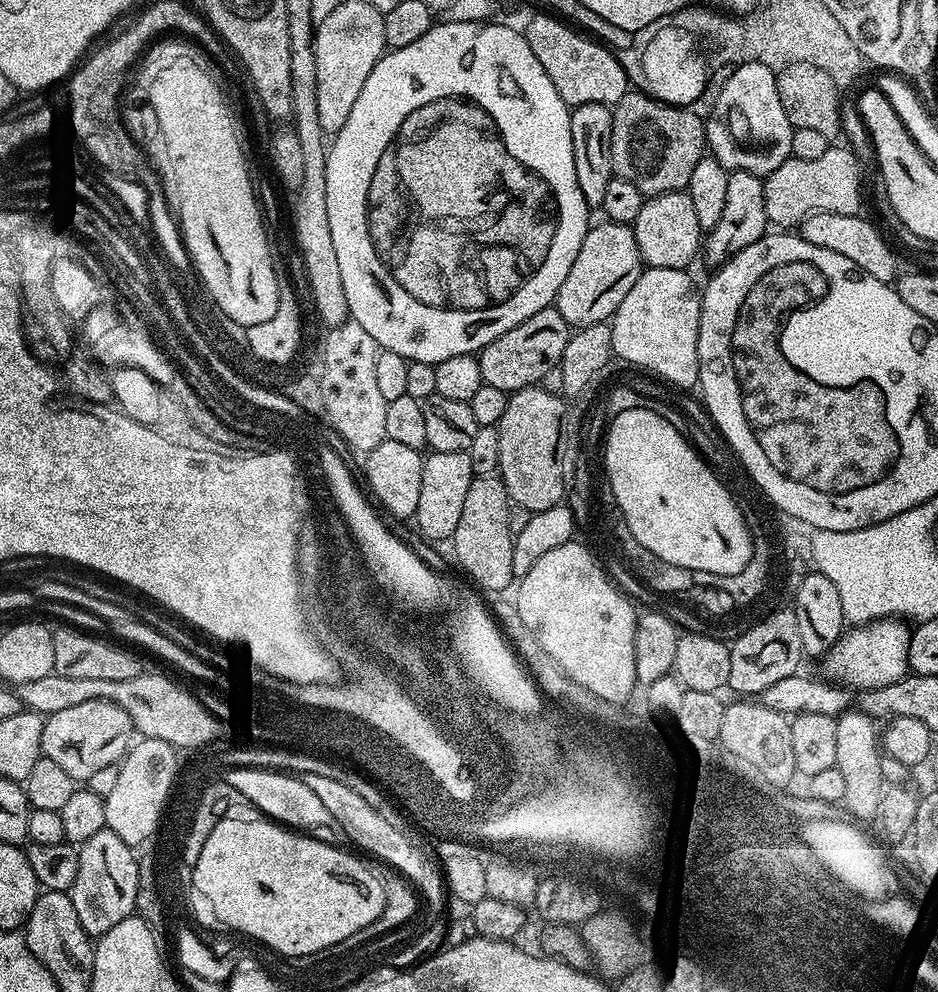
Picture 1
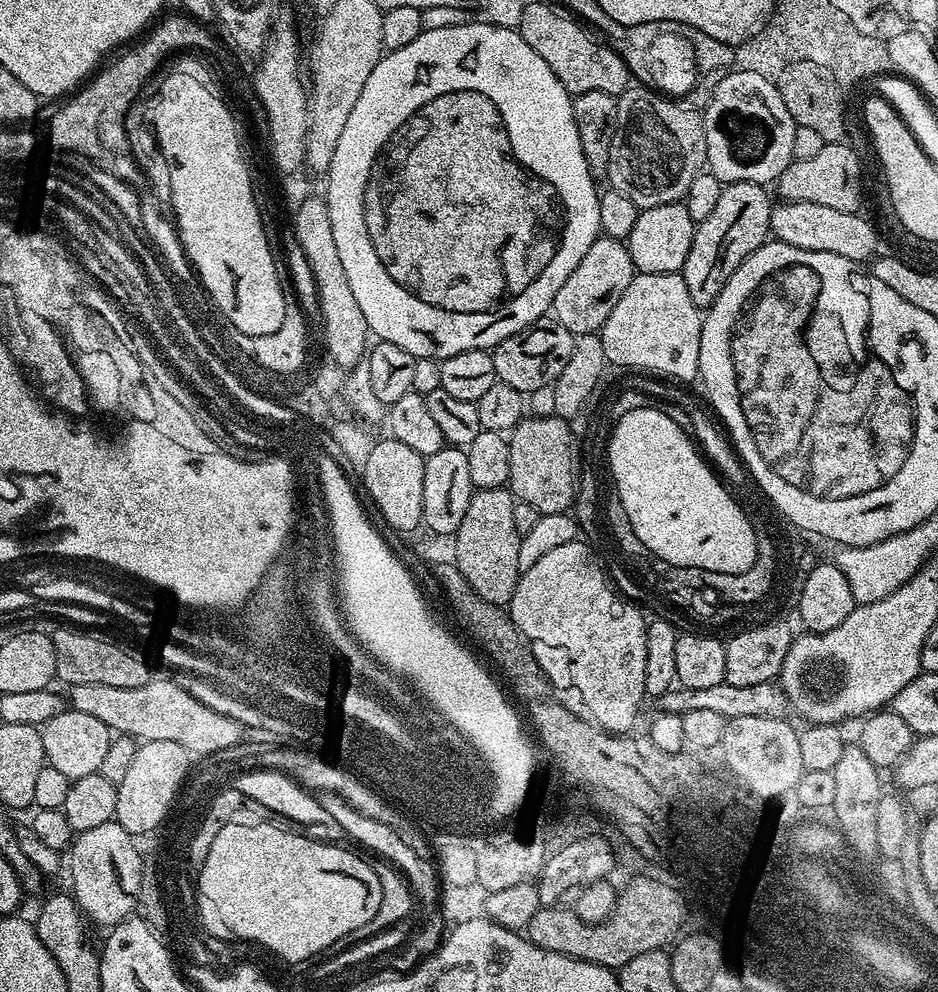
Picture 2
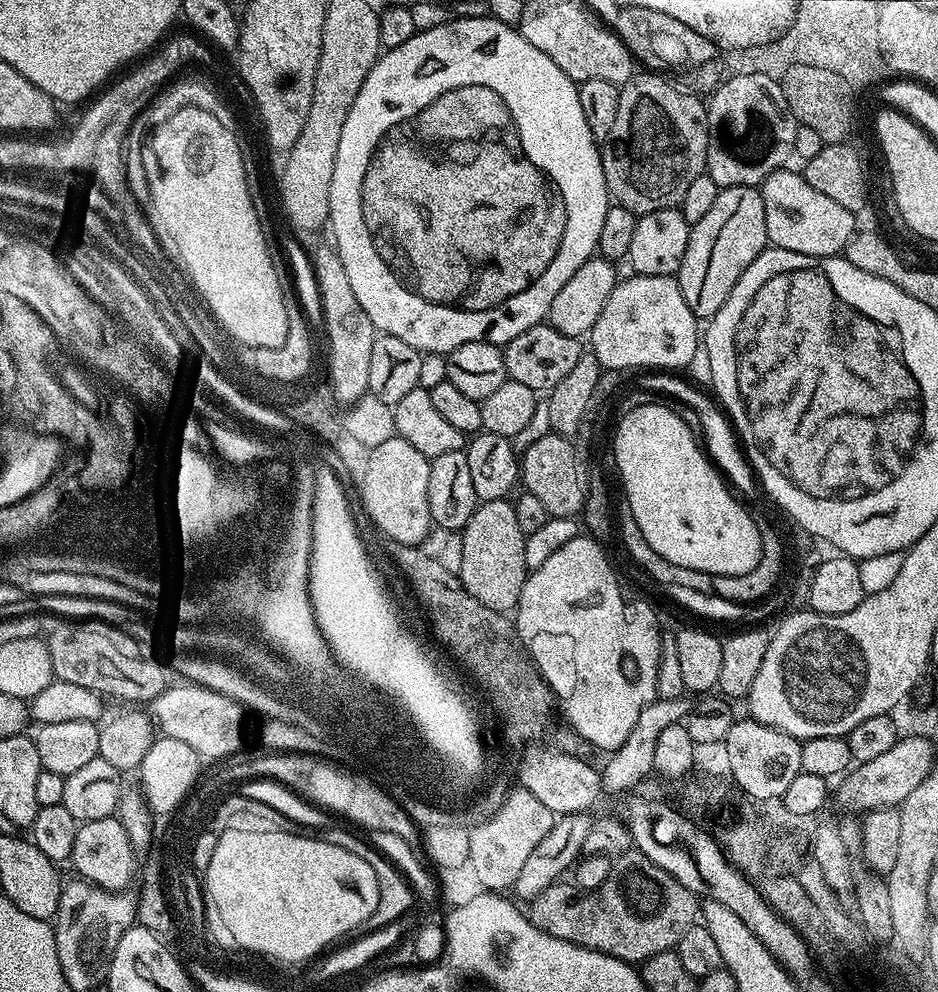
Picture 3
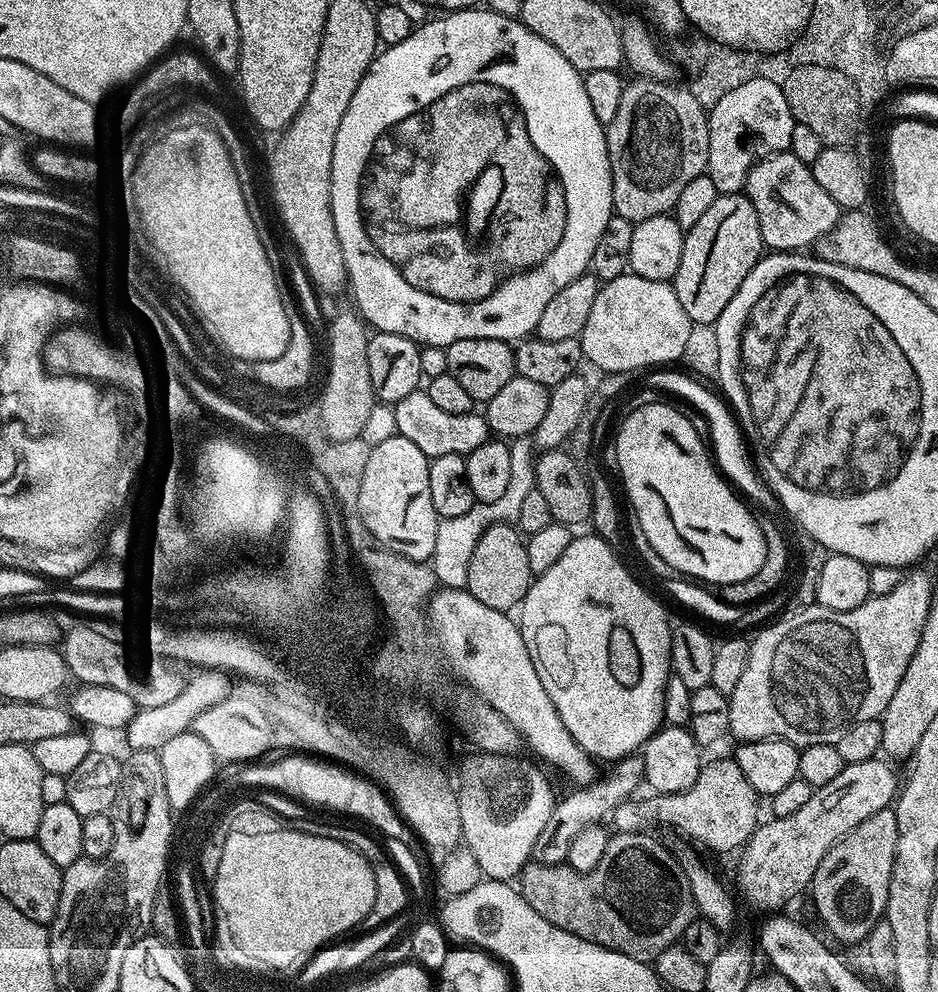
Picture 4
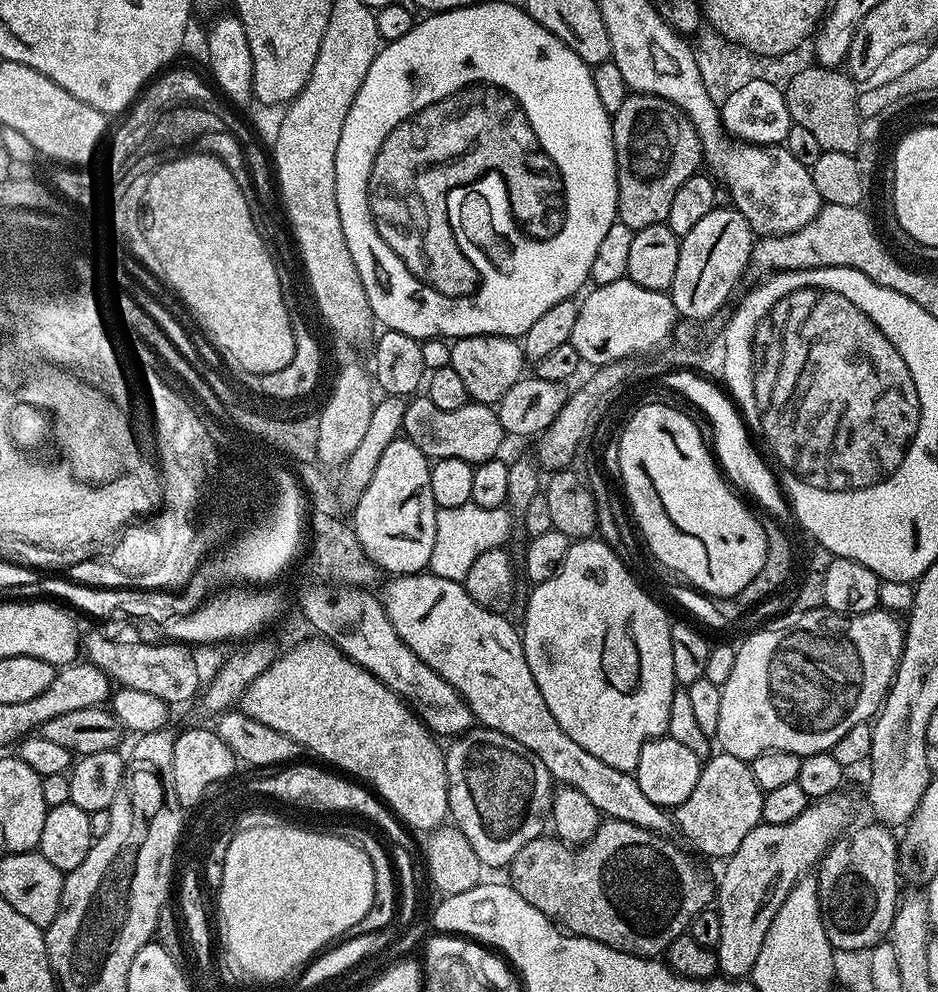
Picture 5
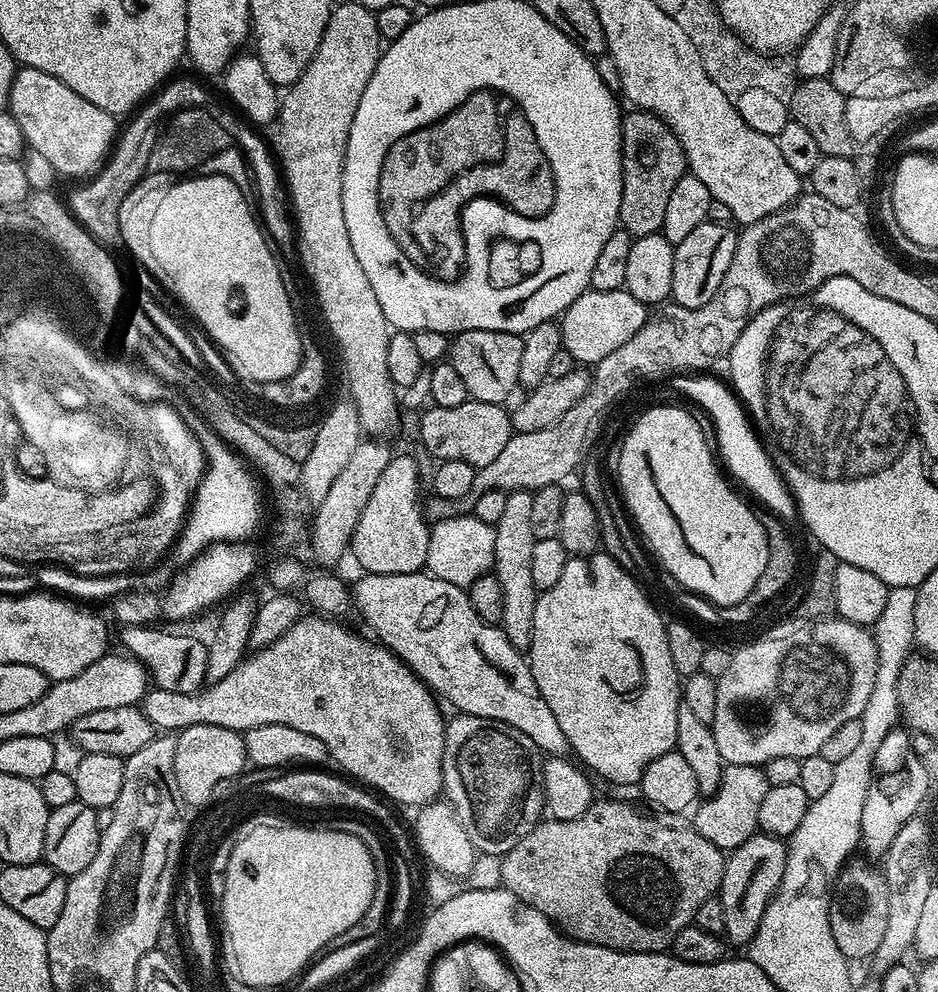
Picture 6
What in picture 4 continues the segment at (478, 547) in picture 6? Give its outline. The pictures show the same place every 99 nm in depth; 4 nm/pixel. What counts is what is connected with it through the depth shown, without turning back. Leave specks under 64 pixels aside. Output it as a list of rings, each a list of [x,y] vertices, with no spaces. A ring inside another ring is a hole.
[[[518,436],[510,444],[510,483],[506,491],[492,504],[473,504],[466,514],[458,518],[446,518],[438,522],[438,534],[434,534],[434,554],[430,561],[431,568],[439,583],[445,588],[462,588],[467,586],[467,567],[473,557],[474,548],[483,532],[495,524],[515,522],[522,501],[530,490],[536,488],[536,461],[532,436]]]

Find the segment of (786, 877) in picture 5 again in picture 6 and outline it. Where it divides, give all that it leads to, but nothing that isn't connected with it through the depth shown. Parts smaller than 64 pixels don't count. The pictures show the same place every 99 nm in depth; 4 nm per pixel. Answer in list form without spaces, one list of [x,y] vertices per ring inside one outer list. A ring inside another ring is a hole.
[[[763,834],[749,837],[742,846],[727,853],[718,898],[722,902],[722,914],[726,914],[723,935],[729,945],[747,946],[754,938],[758,922],[762,922],[762,914],[766,914],[766,906],[776,897],[787,857],[788,846],[781,837]]]

